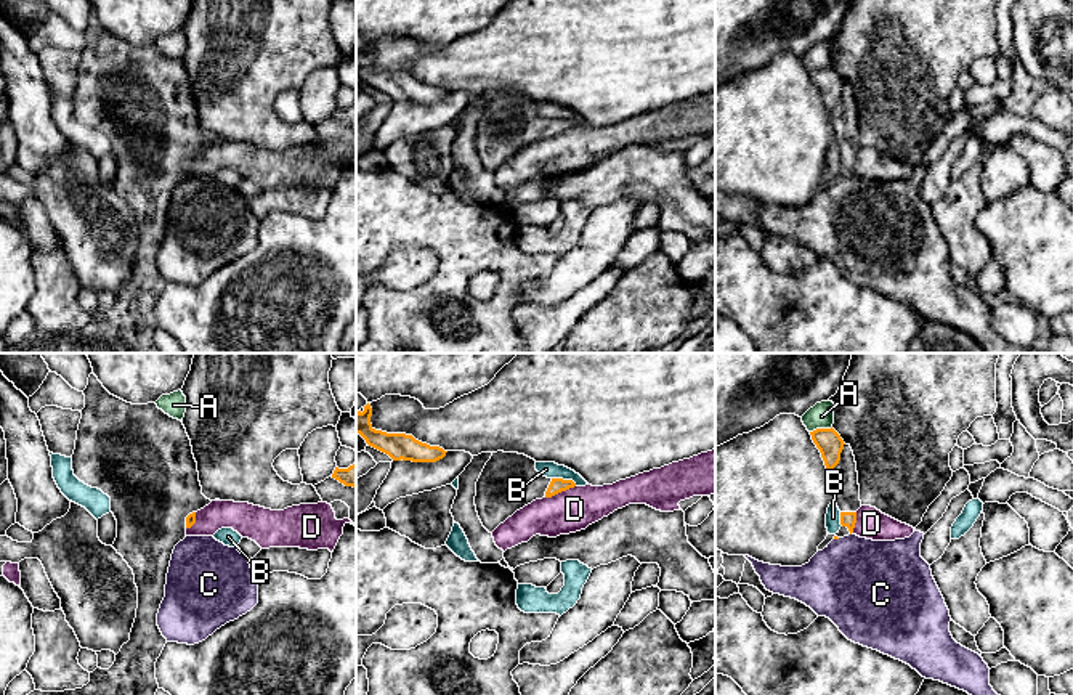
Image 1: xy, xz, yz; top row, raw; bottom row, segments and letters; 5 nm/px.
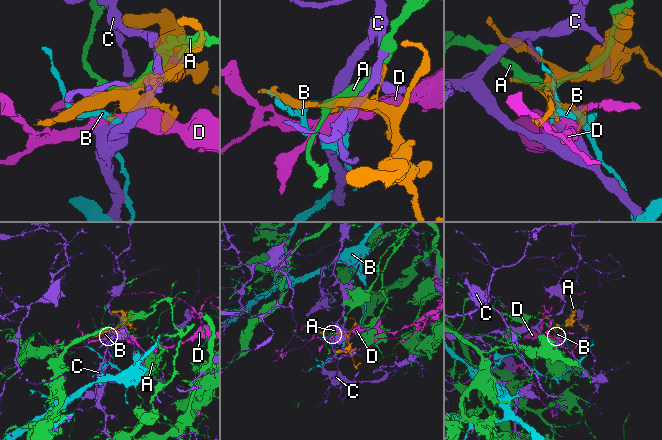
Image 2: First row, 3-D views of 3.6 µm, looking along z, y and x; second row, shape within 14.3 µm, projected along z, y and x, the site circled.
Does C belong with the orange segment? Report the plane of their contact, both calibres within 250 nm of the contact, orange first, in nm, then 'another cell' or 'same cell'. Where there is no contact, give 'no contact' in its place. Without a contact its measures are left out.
yz | 20/460 nm | another cell

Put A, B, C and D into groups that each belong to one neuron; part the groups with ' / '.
A / B / C / D

